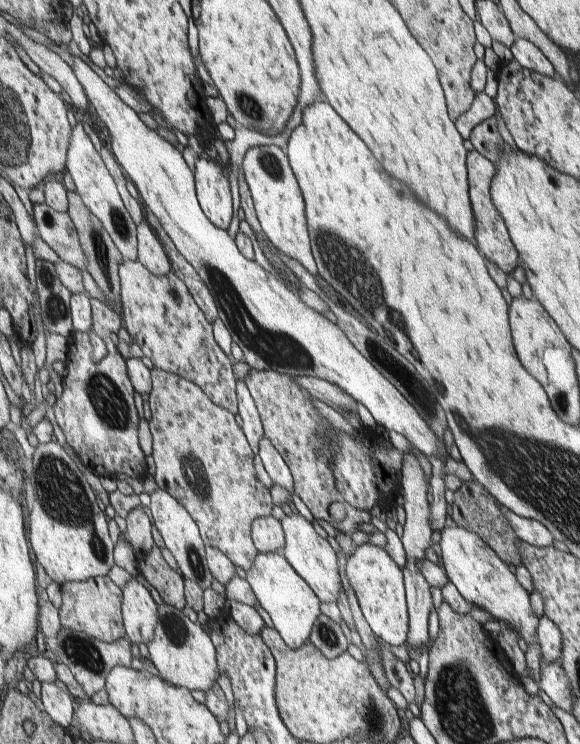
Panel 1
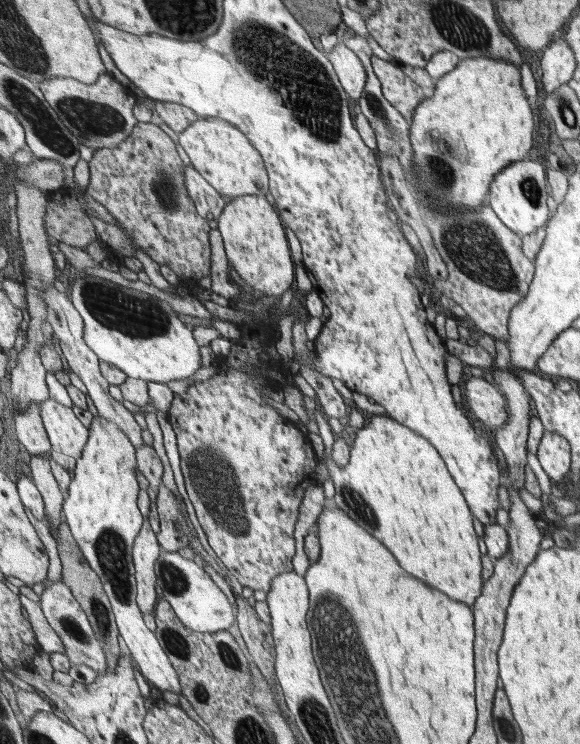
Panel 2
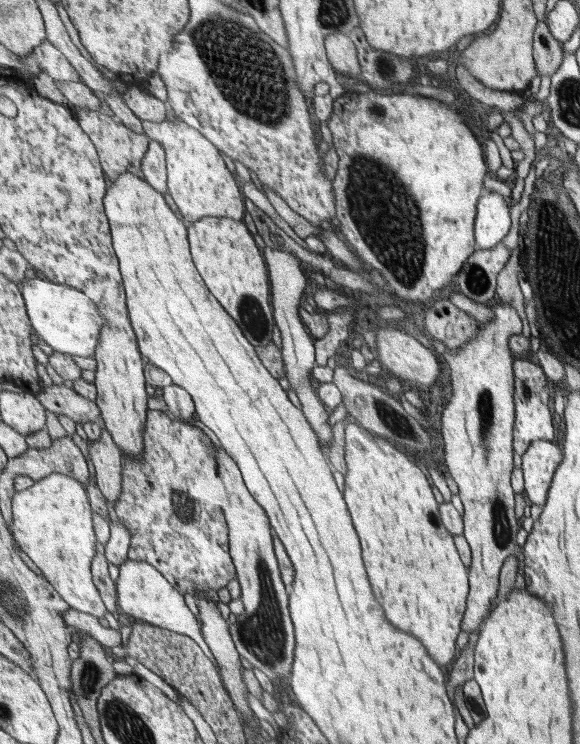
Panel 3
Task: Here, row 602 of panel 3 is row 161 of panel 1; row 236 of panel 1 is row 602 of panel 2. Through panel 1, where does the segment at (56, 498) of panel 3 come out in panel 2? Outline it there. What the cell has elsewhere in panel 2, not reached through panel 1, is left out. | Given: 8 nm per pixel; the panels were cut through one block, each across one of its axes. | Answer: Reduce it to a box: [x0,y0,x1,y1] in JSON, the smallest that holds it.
[64,417,183,695]

